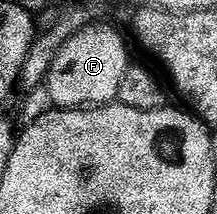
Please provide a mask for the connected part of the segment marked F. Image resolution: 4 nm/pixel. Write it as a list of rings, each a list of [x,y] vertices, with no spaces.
[[[84,25],[63,45],[49,68],[44,84],[59,109],[79,109],[90,105],[108,105],[116,98],[119,85],[131,64],[125,37],[113,25]]]

